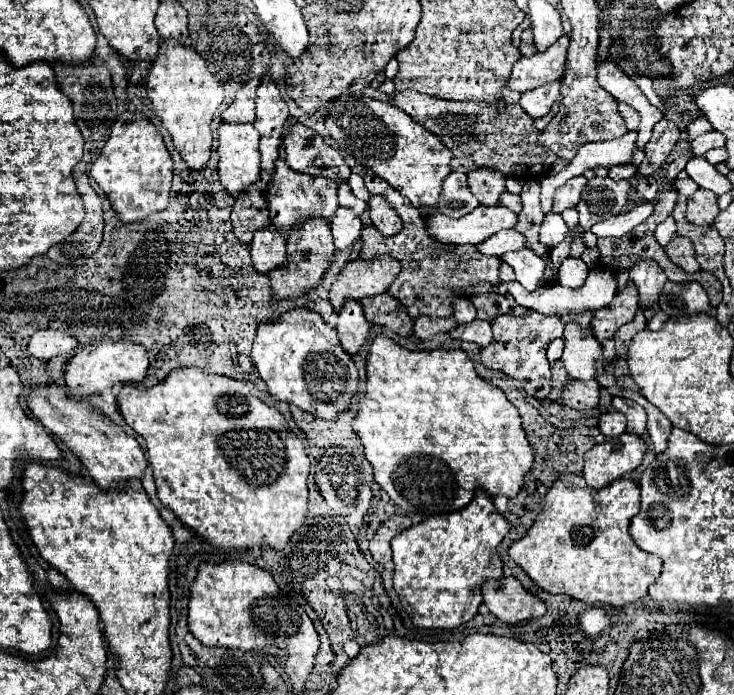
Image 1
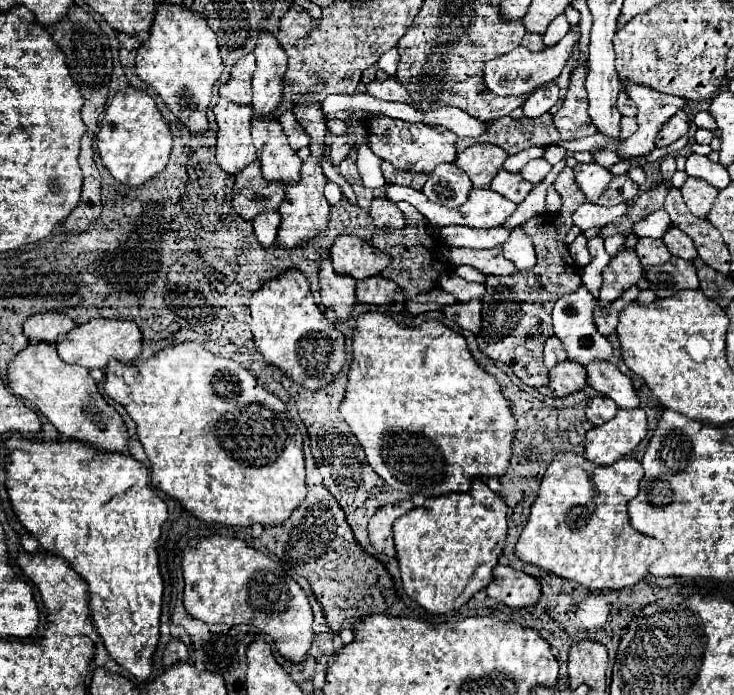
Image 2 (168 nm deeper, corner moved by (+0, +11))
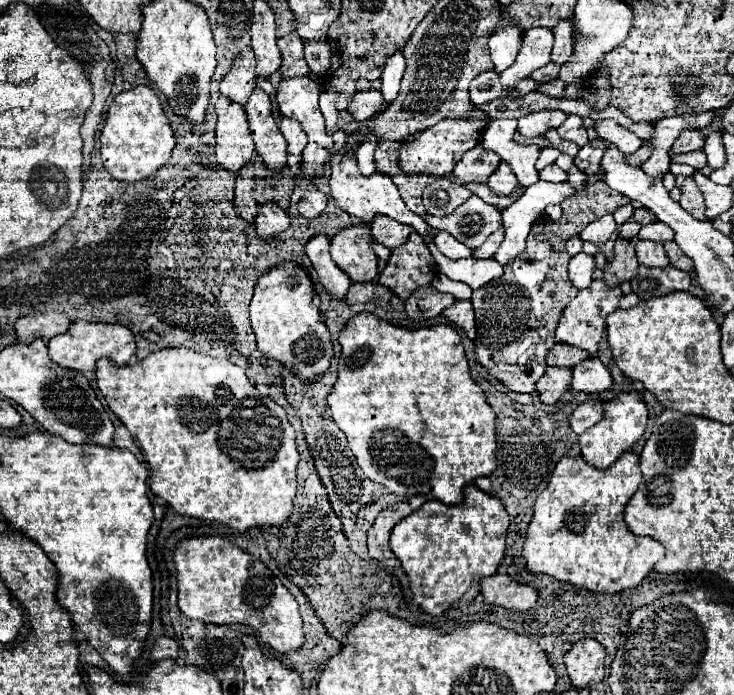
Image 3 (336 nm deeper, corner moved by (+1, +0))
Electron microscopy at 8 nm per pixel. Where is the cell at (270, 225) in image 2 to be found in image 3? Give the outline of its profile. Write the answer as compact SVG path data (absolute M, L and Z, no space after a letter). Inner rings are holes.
M264 203L264 207L260 207L254 223L256 223L256 233L260 237L268 237L268 235L282 233L290 225L290 217L276 203Z

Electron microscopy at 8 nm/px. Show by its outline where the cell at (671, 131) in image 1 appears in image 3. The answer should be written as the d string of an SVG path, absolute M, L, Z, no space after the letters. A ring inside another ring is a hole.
M684 131L684 135L680 135L680 139L672 145L674 153L690 153L700 149L704 149L704 135L700 131Z

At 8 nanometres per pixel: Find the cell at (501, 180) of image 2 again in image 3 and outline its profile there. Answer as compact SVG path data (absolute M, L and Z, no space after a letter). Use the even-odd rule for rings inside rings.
M502 161L502 163L498 165L498 169L490 175L488 185L490 185L490 189L492 189L494 193L498 193L498 195L508 195L508 193L512 193L514 189L520 187L516 175L512 173L512 169L510 169L510 165L508 165L506 161Z

